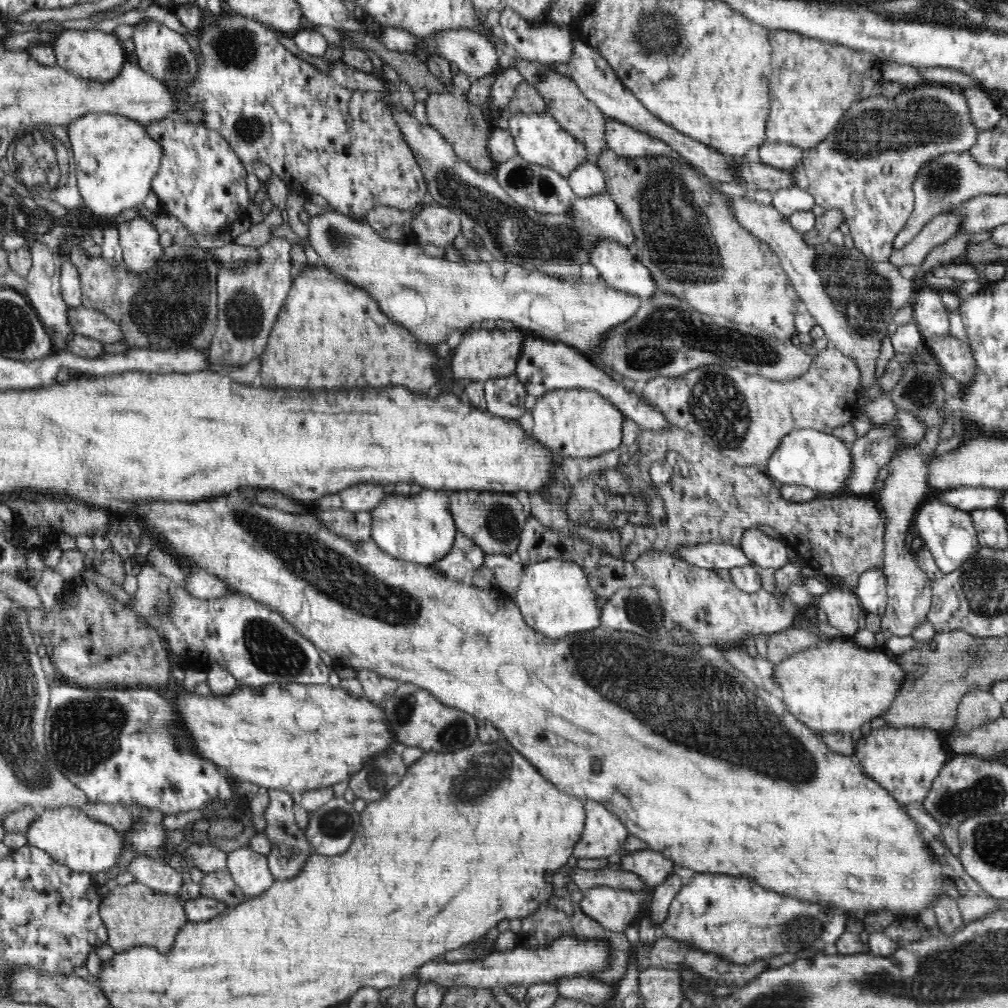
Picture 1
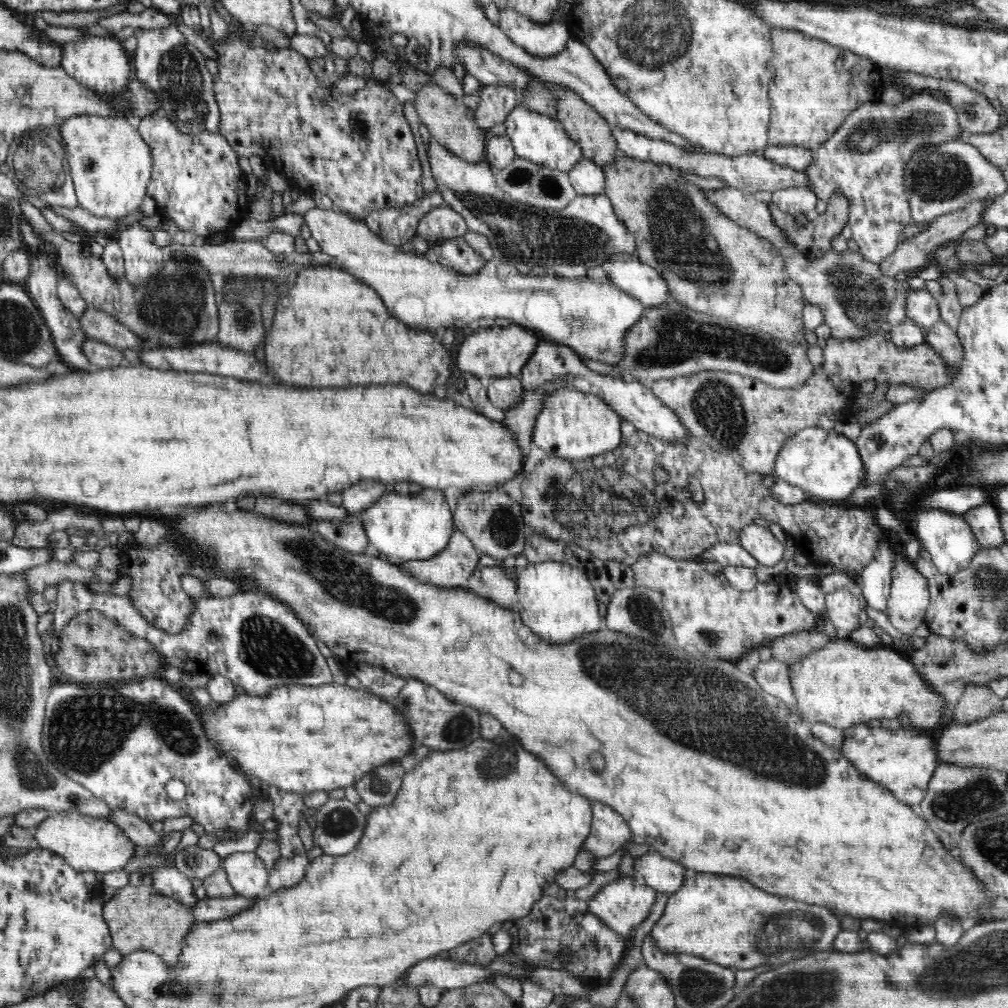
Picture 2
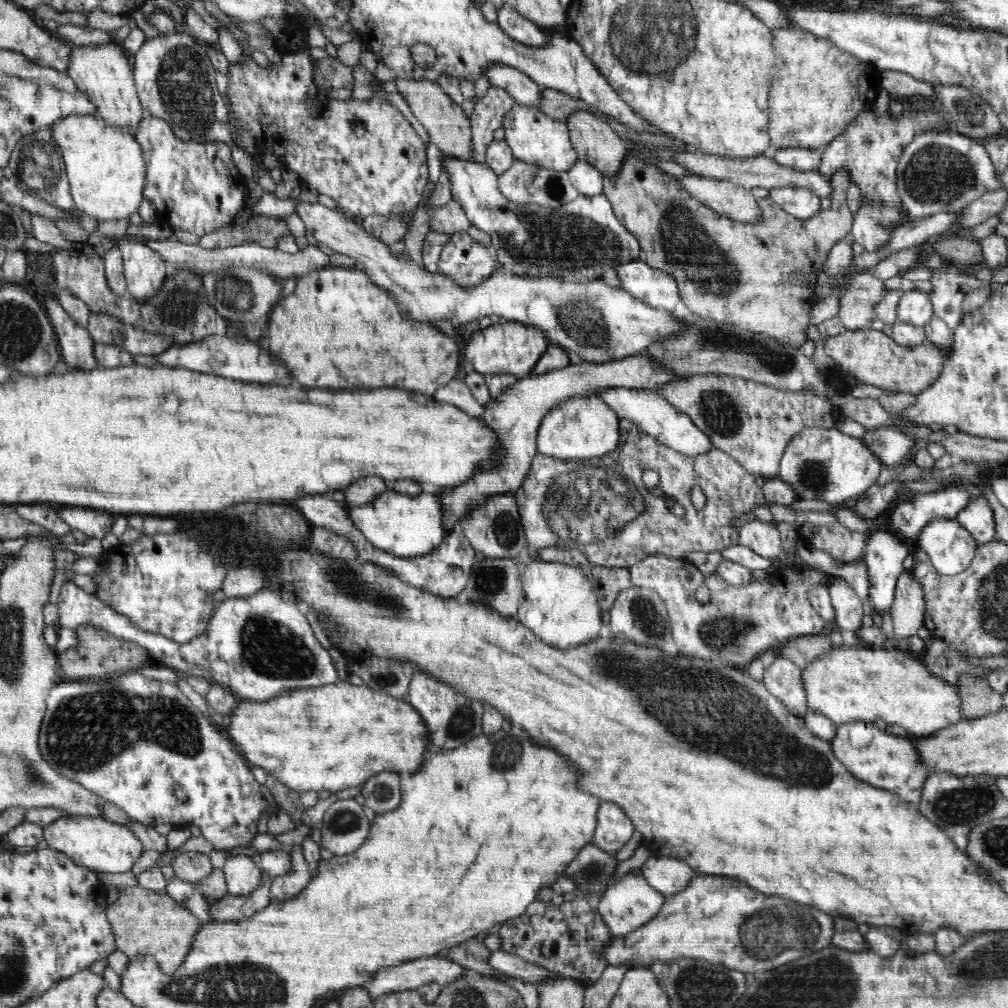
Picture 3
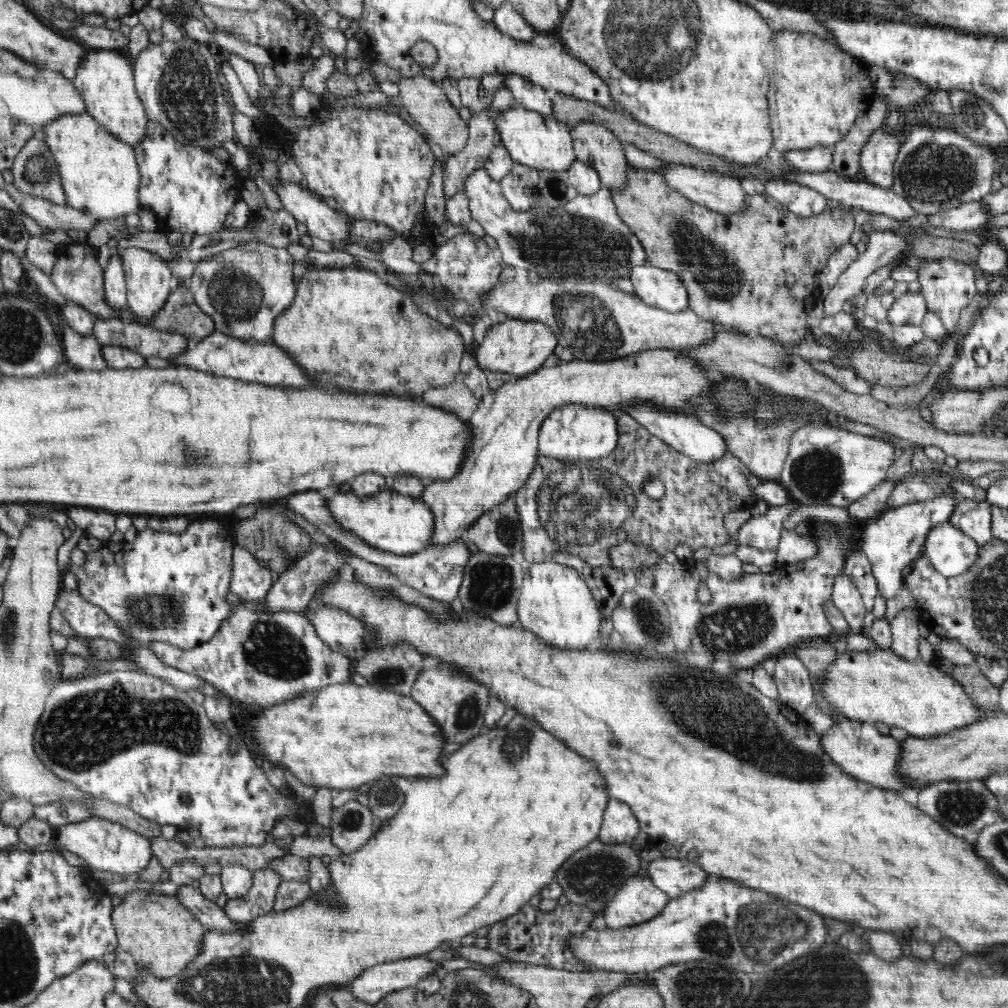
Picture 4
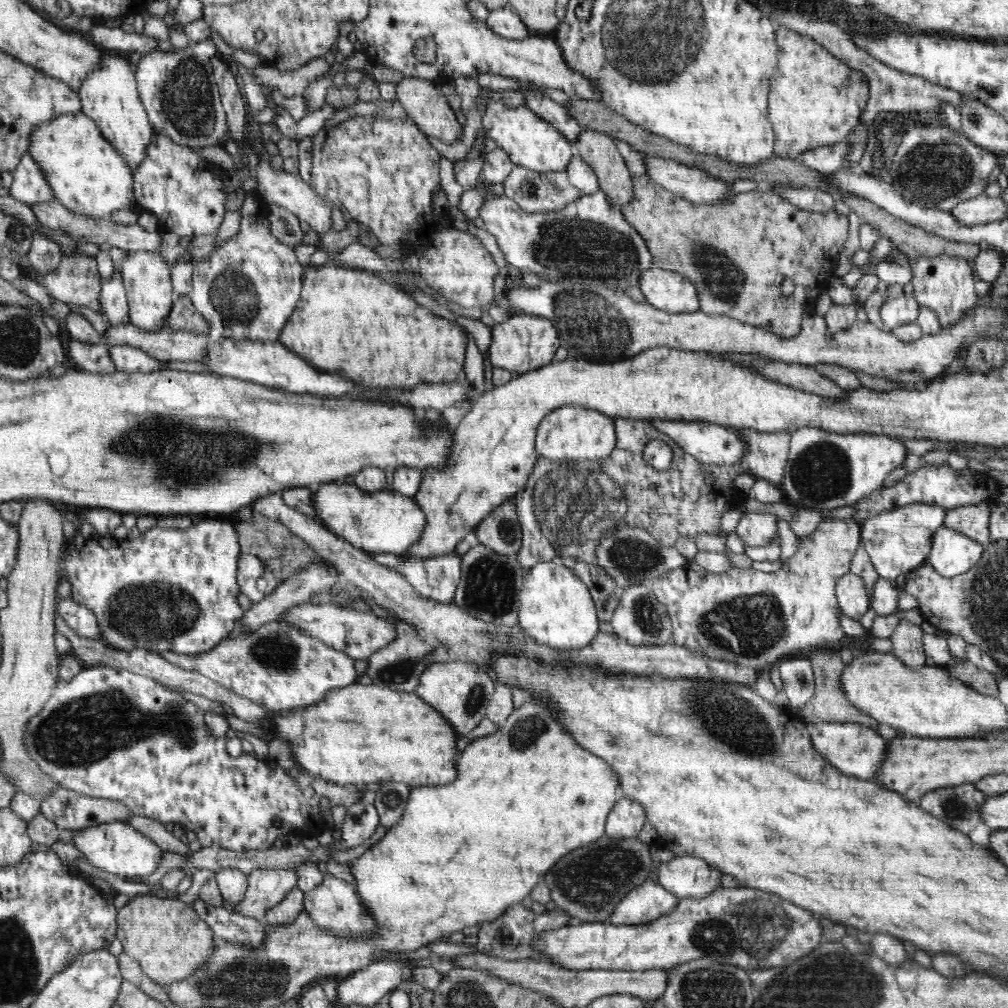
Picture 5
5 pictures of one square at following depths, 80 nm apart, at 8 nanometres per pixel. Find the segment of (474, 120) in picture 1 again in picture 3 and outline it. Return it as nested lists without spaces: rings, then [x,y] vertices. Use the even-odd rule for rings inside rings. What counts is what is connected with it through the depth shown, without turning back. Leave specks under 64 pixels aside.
[[[397,77],[395,82],[397,92],[404,97],[418,122],[428,132],[431,142],[436,144],[443,154],[467,161],[468,158],[472,158],[472,123],[462,107],[444,93],[437,81]]]

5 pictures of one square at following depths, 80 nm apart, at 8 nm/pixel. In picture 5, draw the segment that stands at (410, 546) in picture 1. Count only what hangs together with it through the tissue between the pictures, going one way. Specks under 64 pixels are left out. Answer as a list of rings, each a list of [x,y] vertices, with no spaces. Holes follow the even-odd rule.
[[[324,482],[312,488],[316,517],[328,531],[348,541],[350,545],[366,554],[404,554],[426,526],[426,514],[419,509],[413,497],[403,496],[397,491],[364,493],[354,483]]]

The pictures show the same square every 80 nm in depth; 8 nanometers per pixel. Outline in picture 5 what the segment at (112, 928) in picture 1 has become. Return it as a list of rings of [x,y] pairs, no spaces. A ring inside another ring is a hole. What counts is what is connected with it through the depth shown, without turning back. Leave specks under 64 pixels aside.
[[[152,894],[135,895],[117,910],[116,936],[124,953],[138,961],[142,973],[163,987],[190,978],[209,961],[214,950],[214,932],[192,908],[178,899],[161,899]]]

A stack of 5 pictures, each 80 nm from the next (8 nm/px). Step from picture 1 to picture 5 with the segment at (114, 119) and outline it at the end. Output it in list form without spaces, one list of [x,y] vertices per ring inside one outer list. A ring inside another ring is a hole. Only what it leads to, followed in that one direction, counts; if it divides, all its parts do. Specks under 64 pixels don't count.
[[[82,112],[65,114],[36,126],[30,134],[27,150],[30,151],[30,157],[36,161],[36,165],[40,165],[55,200],[76,214],[101,219],[112,216],[116,210],[126,210],[132,204],[136,204],[133,199],[134,177],[132,169],[128,167],[128,161],[122,153],[116,151],[112,143],[106,141],[98,125]]]

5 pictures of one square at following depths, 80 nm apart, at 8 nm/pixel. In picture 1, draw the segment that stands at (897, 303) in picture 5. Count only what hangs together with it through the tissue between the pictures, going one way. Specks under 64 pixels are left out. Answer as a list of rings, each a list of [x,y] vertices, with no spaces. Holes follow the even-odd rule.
[[[929,288],[918,289],[910,302],[913,320],[925,342],[940,338],[950,331],[948,309],[942,303],[939,291]]]

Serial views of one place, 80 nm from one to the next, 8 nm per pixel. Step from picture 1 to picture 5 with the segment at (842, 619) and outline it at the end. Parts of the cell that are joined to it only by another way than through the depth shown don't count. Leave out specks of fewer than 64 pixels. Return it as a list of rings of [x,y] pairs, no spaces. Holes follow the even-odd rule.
[[[852,572],[844,574],[835,582],[835,595],[842,614],[852,620],[859,621],[870,608],[863,581]]]

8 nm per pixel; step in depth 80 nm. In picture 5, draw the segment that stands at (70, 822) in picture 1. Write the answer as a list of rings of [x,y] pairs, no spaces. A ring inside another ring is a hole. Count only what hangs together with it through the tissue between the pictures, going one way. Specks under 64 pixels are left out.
[[[110,821],[75,830],[72,842],[92,866],[124,877],[152,874],[158,868],[164,851],[139,830],[120,821]]]

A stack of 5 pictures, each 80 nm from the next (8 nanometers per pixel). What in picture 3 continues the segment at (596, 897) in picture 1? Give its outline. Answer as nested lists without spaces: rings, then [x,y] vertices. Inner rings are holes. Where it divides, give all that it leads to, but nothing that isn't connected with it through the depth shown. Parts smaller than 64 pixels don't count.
[[[626,874],[605,890],[599,898],[597,912],[602,915],[603,922],[608,926],[612,936],[622,937],[623,934],[632,933],[653,920],[662,909],[665,897],[652,888],[643,875]]]

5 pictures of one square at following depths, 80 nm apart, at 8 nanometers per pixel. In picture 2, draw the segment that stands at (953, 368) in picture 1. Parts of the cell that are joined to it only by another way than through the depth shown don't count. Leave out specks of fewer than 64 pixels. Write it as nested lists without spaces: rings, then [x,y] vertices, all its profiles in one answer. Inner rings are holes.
[[[940,320],[938,324],[924,331],[925,342],[943,358],[945,365],[949,368],[958,368],[964,358],[964,347],[955,330]]]

